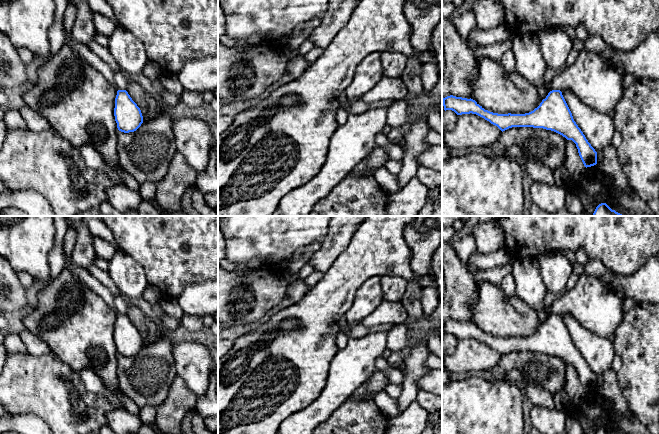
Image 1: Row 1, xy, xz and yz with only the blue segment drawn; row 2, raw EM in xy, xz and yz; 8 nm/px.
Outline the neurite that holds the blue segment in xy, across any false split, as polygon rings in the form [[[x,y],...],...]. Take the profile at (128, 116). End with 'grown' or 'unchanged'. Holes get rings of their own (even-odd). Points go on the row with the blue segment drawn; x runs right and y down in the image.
[[[126,90],[117,91],[114,116],[118,130],[124,133],[136,131],[143,123],[140,108]]] | unchanged

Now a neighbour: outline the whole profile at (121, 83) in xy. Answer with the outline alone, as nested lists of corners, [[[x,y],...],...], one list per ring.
[[[115,75],[114,81],[115,81],[115,87],[116,87],[117,91],[127,89],[128,82],[127,82],[127,80],[126,80],[126,78],[124,76]]]

